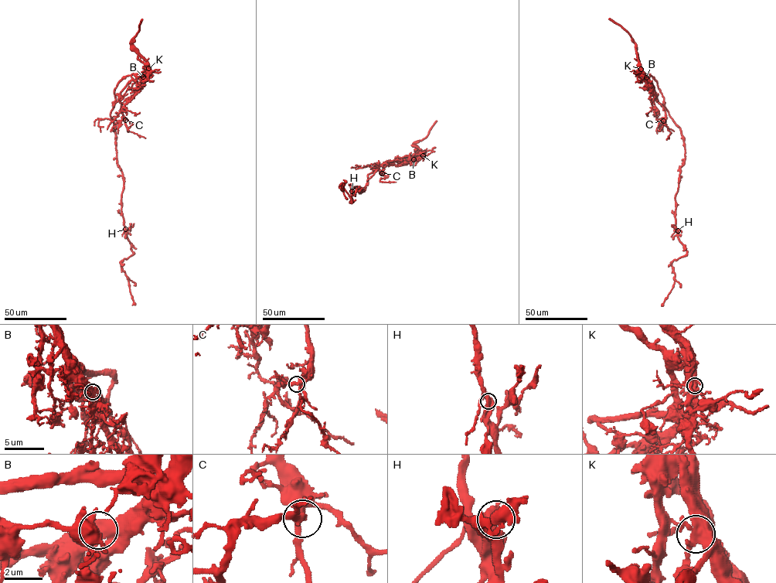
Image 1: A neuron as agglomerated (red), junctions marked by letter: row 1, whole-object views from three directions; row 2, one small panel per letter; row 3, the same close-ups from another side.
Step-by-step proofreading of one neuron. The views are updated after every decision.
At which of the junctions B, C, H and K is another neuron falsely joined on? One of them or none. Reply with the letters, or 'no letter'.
no letter

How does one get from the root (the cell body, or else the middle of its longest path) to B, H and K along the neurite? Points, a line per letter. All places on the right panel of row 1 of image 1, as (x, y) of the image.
B: (685, 151), (680, 128), (665, 105), (658, 101), (656, 92), (646, 77)
H: (685, 151), (684, 163), (680, 168), (675, 197), (675, 227), (678, 230)
K: (685, 151), (680, 128), (665, 105), (658, 101), (651, 83), (641, 69)

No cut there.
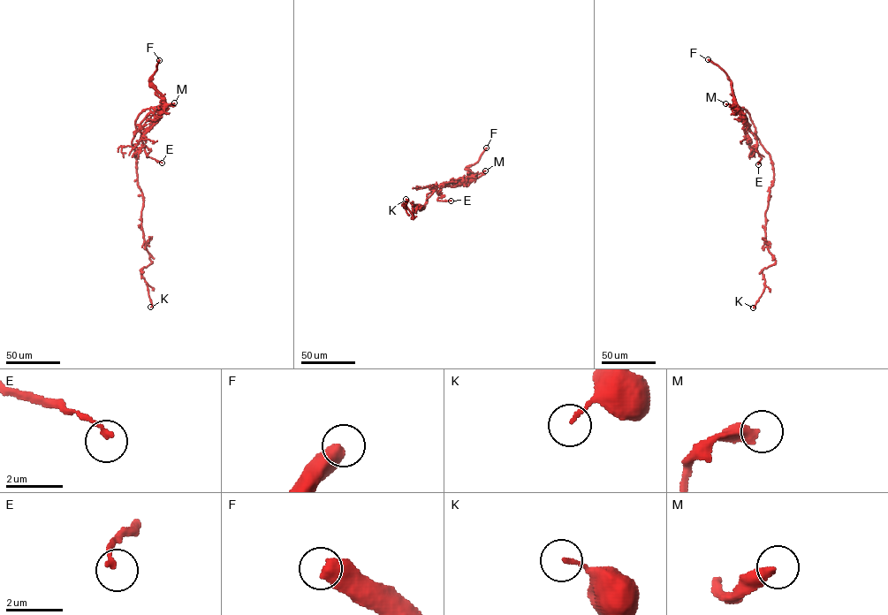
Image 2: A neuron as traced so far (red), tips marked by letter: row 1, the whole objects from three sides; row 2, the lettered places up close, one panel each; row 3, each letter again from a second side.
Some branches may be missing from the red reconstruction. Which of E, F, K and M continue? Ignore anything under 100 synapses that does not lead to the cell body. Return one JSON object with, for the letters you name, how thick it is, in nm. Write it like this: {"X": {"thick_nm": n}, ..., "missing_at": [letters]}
{"F": {"thick_nm": 600}, "missing_at": ["F"]}

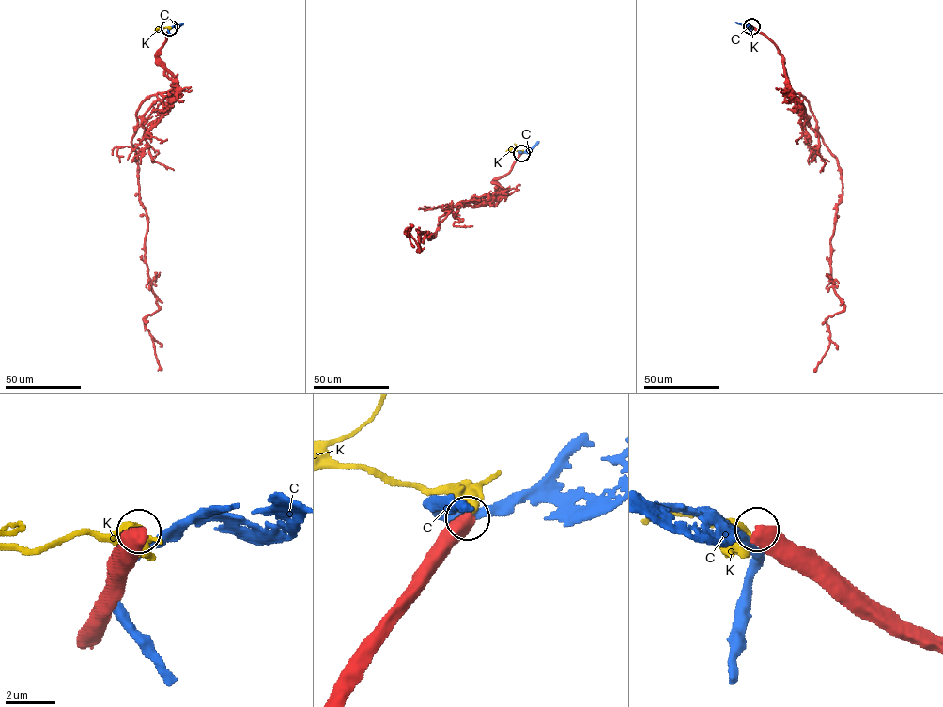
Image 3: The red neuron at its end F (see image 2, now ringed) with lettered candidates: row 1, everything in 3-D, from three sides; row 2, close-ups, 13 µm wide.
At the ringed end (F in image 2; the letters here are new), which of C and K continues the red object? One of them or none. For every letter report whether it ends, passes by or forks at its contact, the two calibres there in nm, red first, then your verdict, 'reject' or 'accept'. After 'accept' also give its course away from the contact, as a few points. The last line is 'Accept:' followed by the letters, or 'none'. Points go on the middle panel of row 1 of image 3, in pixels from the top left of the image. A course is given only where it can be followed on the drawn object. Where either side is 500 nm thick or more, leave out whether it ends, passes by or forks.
C: calibres 700 and 360 nm; reject
K: calibres 700 and 700 nm; reject
Accept: none

